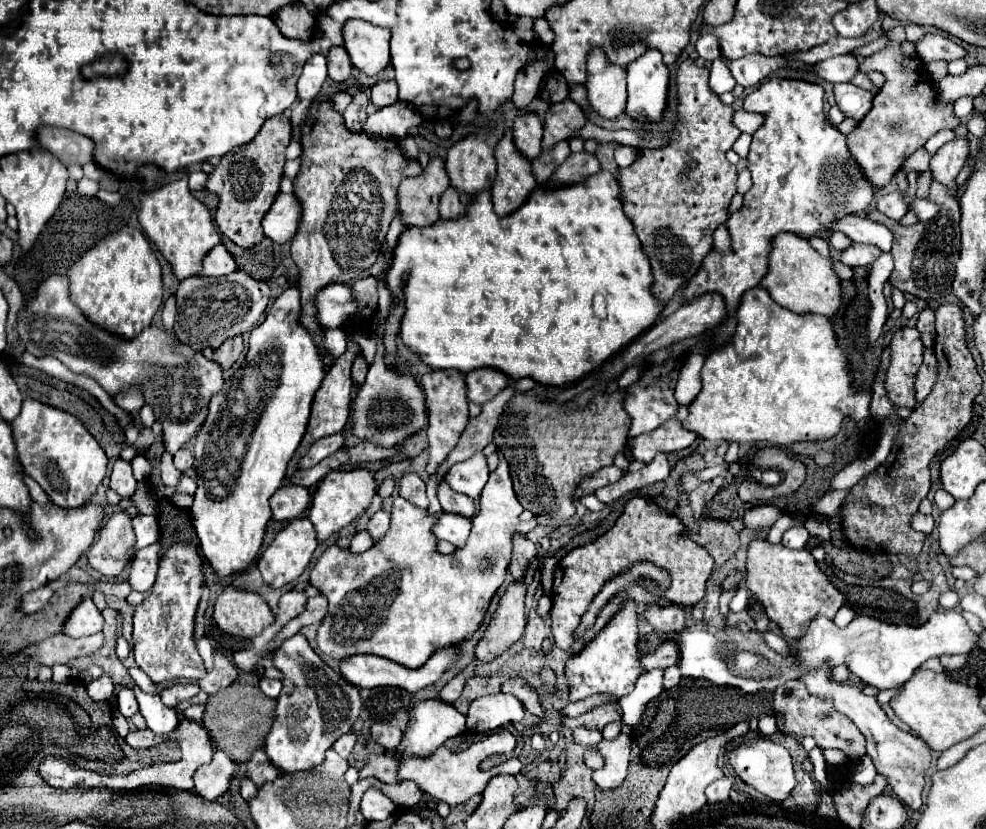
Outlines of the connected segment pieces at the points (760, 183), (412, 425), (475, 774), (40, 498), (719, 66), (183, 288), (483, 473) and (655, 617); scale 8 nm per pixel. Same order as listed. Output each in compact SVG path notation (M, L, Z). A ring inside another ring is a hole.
M769 79L745 97L743 109L765 117L763 125L753 133L747 157L753 187L745 193L743 207L725 223L731 237L731 253L709 251L699 271L683 289L685 303L705 293L721 293L725 303L729 303L729 315L705 333L703 355L709 355L713 347L721 347L721 343L733 335L733 315L741 295L757 287L765 277L771 241L777 233L797 233L803 237L819 235L845 215L861 215L879 191L877 185L865 179L865 173L857 167L853 155L849 155L845 135L823 117L823 95L823 87L815 83Z
M377 353L375 363L369 367L365 385L359 389L353 405L353 435L375 441L383 447L393 447L405 437L417 433L427 423L427 409L423 389L417 385L413 375L395 373L385 369L381 355Z
M499 729L499 731L491 733L487 739L479 741L479 743L473 743L473 745L471 745L467 751L463 751L463 753L451 753L449 749L441 747L441 751L435 751L435 753L429 755L429 757L413 757L413 759L399 759L399 757L395 757L395 759L399 761L399 779L411 779L411 781L415 781L415 783L419 785L419 789L421 789L423 793L429 793L431 797L435 797L435 799L439 799L439 801L445 801L447 805L455 807L455 805L461 805L463 801L471 799L473 795L483 793L485 785L487 785L493 777L503 775L503 773L505 773L505 775L517 775L517 773L521 771L521 761L515 759L515 757L511 757L511 759L507 759L507 761L503 761L503 763L499 763L499 765L495 765L495 767L491 767L491 769L485 769L485 767L483 767L483 761L489 759L491 755L509 755L509 753L513 753L513 749L515 749L515 737L513 737L509 731Z
M25 475L25 483L27 483L29 491L31 491L31 497L33 497L33 501L37 501L37 503L41 503L41 505L49 503L49 497L43 493L43 489L39 487L39 483L35 483L35 481L33 481L31 477L27 477L27 475Z
M721 57L711 63L709 87L711 87L717 95L721 95L721 93L725 93L725 91L731 91L731 89L735 87L735 79L733 79L729 67L725 65L725 61L723 61Z
M233 271L219 279L215 277L189 277L179 283L177 299L177 323L173 331L177 341L203 351L205 347L217 349L225 339L251 331L265 313L269 303L269 285L255 281L243 271Z
M479 451L479 453L471 455L469 459L465 459L463 463L455 463L447 471L445 479L455 491L461 491L461 493L469 495L473 501L477 501L481 489L485 487L485 483L489 479L489 467L487 467L485 455Z
M649 605L645 611L645 617L653 625L653 629L661 635L681 631L685 627L685 611L681 607L669 605L669 607L659 607L659 605Z

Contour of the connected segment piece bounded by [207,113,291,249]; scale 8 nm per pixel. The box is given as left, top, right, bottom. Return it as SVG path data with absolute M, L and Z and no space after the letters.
M275 115L269 119L257 137L247 143L245 147L237 147L225 155L215 171L207 179L207 189L215 195L219 195L219 207L215 213L215 223L219 231L231 239L235 245L241 245L245 249L261 243L263 227L261 219L269 211L271 203L275 201L279 193L279 183L283 177L283 165L285 165L285 149L291 141L291 121L289 117Z

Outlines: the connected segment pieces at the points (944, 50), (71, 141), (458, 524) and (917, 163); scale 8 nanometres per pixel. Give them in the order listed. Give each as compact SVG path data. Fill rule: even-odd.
M929 33L921 43L917 43L917 55L929 63L929 61L955 61L955 59L963 59L967 55L967 51L953 43L951 39L939 35L939 33Z
M41 127L41 131L37 131L37 141L41 143L43 149L49 149L65 165L71 163L83 165L91 161L91 151L93 151L91 139L75 131L59 127Z
M441 513L433 525L433 533L437 539L445 539L455 547L463 547L471 531L471 521L453 513Z
M921 147L921 149L917 149L917 153L909 155L909 159L903 163L903 173L905 175L909 175L911 171L923 173L929 169L929 161L931 161L931 155Z

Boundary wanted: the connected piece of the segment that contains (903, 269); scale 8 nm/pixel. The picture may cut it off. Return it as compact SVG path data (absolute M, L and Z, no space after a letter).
M931 183L931 193L929 199L941 205L941 211L935 219L931 221L921 221L911 227L901 225L899 221L893 221L889 217L881 217L875 221L881 221L887 225L893 235L893 259L895 259L895 269L889 277L889 283L903 291L911 293L917 299L941 299L941 297L951 297L951 281L955 275L955 263L959 259L959 219L961 219L961 209L957 199L951 195L951 191L941 185L941 183Z

